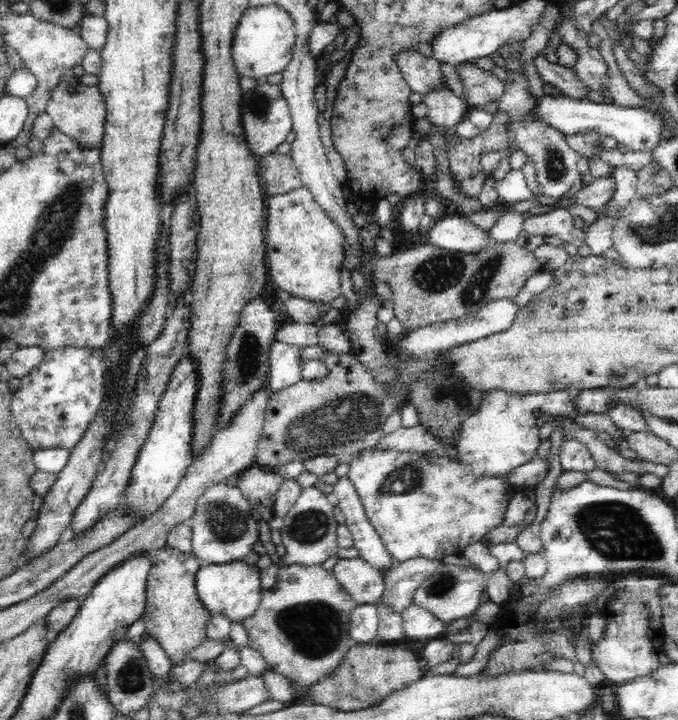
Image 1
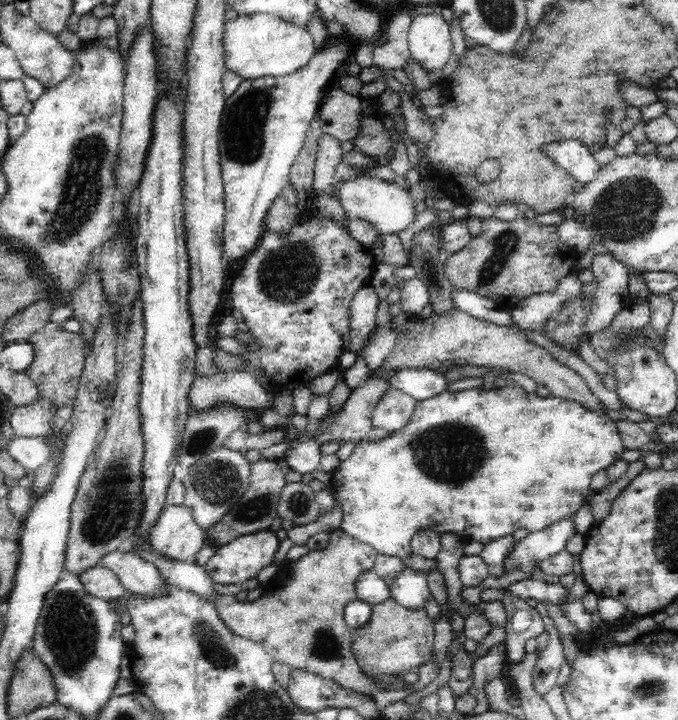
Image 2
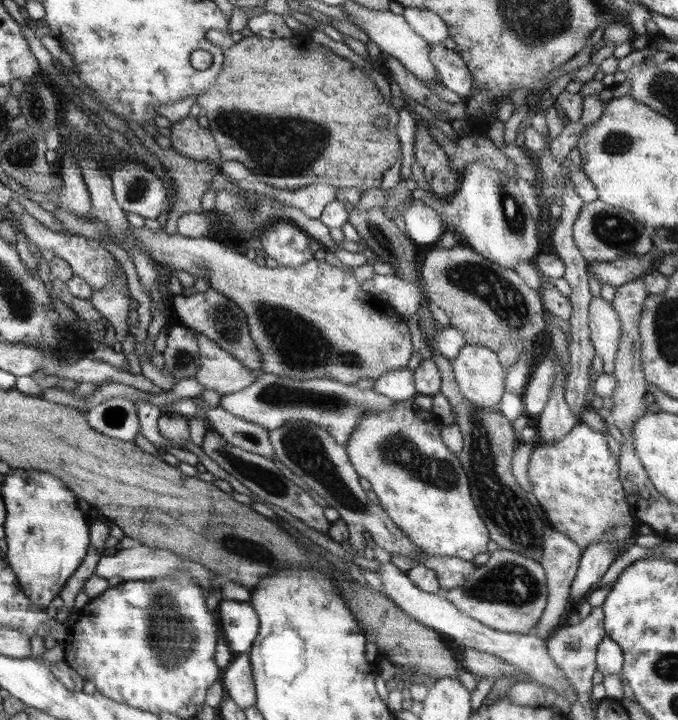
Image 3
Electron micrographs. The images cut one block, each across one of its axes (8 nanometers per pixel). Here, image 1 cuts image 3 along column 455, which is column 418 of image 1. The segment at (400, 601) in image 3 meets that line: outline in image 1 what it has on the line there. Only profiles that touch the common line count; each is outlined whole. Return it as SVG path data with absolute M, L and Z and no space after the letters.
M411 603L404 609L402 616L404 635L414 642L429 642L446 633L446 624L416 604Z

